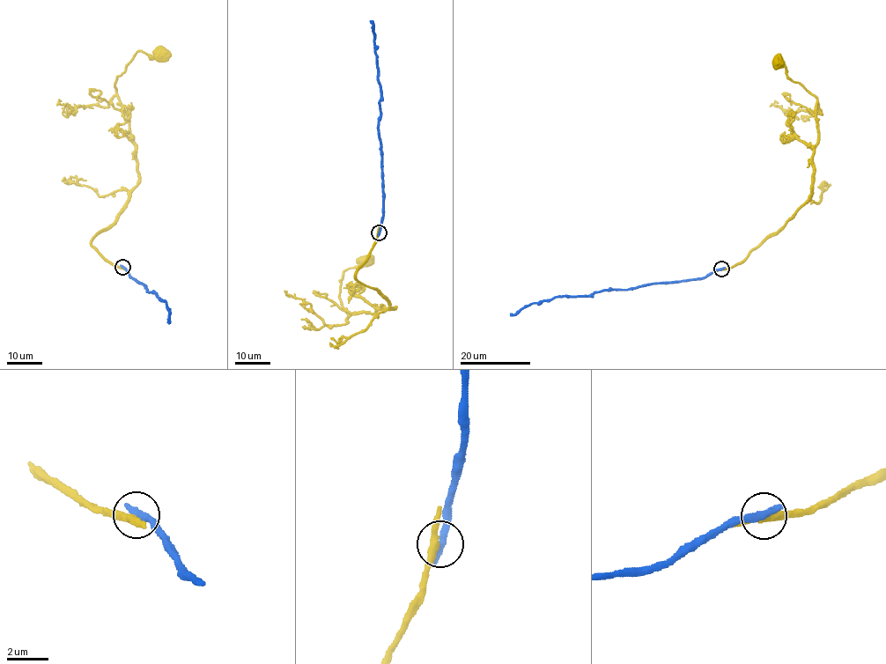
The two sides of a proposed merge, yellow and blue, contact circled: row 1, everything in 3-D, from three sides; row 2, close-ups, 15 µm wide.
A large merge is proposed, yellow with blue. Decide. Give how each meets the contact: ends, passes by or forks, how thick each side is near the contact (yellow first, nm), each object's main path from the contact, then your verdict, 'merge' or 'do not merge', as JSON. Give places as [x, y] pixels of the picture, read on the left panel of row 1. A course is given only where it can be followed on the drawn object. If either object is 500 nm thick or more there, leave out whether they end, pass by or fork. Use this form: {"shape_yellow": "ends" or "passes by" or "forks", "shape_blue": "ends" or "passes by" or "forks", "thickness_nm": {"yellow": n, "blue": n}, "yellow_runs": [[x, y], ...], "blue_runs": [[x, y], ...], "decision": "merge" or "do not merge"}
{"shape_yellow": "passes by", "shape_blue": "ends", "thickness_nm": {"yellow": 340, "blue": 440}, "yellow_runs": [[121, 267], [107, 261], [91, 243], [112, 225], [139, 179], [129, 115], [114, 84], [138, 51], [160, 56]], "blue_runs": [[121, 267], [132, 277], [144, 284], [147, 291], [157, 293], [160, 300], [166, 301], [170, 311], [168, 320]], "decision": "do not merge"}

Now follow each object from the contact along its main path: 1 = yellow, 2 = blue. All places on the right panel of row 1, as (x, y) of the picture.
1: (721, 269), (742, 263), (777, 233), (811, 192), (816, 98), (791, 81), (781, 58), (779, 63)
2: (721, 269), (697, 278), (651, 283), (583, 296), (559, 296), (528, 305), (516, 313), (510, 313)

